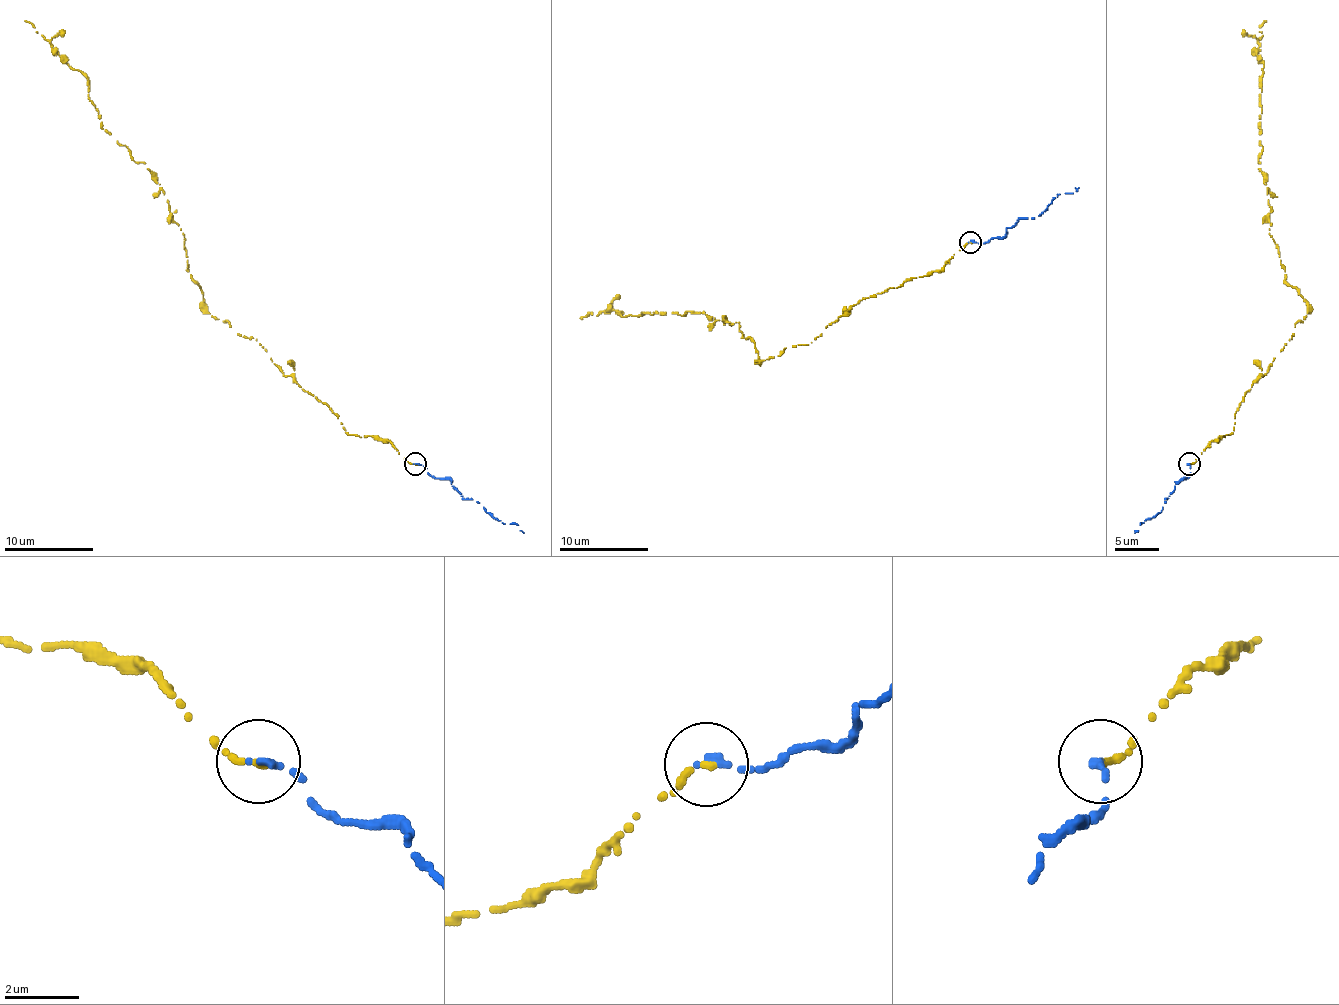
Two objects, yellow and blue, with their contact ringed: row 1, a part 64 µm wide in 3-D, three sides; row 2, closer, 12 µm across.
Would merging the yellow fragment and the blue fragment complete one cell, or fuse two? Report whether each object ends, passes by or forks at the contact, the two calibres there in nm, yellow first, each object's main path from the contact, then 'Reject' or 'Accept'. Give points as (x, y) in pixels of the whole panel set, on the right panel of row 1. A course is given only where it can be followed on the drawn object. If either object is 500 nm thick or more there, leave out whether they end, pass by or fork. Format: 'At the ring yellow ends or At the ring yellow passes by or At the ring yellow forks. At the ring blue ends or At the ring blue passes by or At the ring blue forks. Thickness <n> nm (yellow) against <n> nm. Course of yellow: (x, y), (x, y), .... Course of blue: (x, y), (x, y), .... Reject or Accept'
At the ring yellow ends. At the ring blue ends. Thickness 170 nm (yellow) against 190 nm. Course of yellow: (1188, 464), (1229, 435), (1242, 397), (1306, 315), (1269, 233), (1260, 170), (1264, 21). Course of blue: (1188, 464), (1191, 473), (1164, 502), (1160, 513), (1139, 524), (1135, 533). Accept

